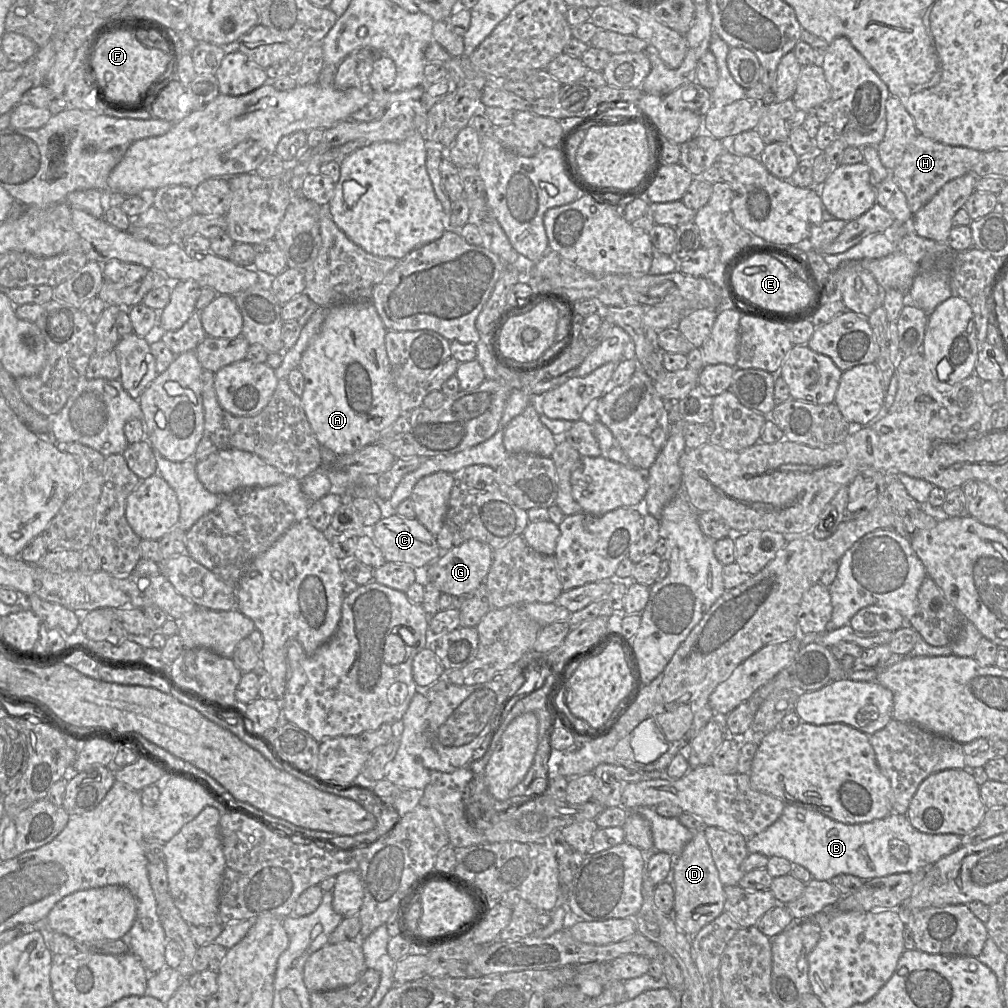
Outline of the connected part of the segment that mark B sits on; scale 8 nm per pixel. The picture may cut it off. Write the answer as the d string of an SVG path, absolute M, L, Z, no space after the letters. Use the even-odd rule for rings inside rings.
M785 805L781 816L761 833L748 838L749 854L761 853L768 858L778 856L807 868L814 879L829 881L840 874L857 876L864 881L897 873L914 873L925 870L962 845L956 834L928 834L915 829L906 815L890 813L884 818L860 824L844 824L819 812Z

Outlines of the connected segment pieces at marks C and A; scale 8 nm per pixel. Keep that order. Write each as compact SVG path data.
M387 512L368 533L380 548L386 562L407 564L418 571L423 571L436 560L443 551L431 534L415 517L404 518L394 512Z
M371 301L332 305L319 333L302 354L298 369L305 380L300 396L304 412L319 444L336 455L350 454L376 443L380 434L401 415L400 400L385 347L386 332Z

